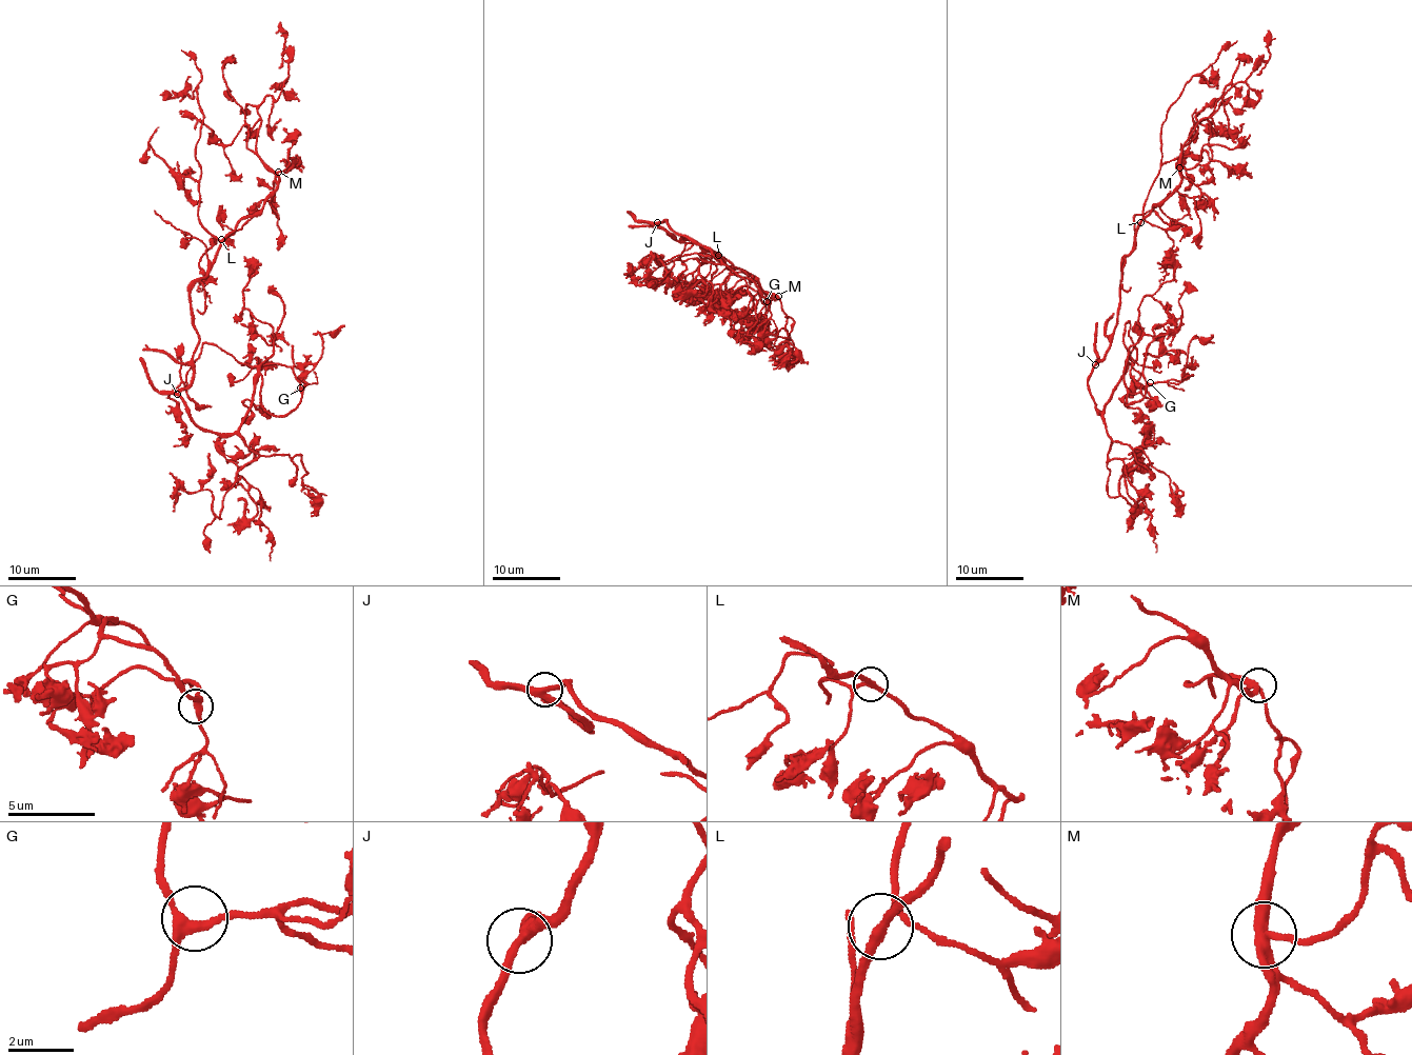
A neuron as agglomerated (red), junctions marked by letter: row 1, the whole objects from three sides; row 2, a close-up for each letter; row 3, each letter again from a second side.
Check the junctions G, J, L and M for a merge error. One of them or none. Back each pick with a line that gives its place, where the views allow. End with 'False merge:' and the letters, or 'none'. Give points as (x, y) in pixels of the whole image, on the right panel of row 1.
False merge: none

